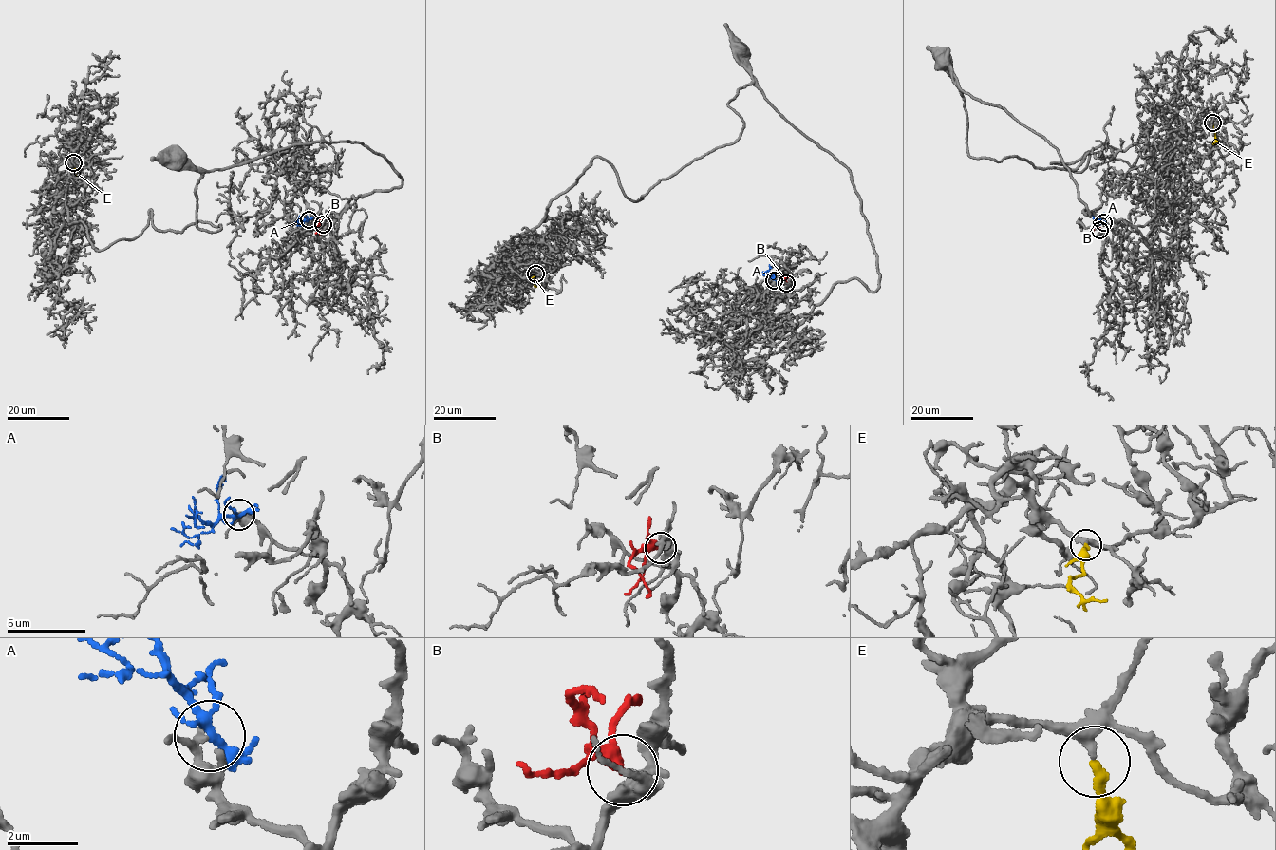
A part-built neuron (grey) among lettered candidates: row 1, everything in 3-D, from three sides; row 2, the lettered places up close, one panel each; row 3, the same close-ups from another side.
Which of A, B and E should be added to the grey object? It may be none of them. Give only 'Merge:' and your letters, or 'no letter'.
Merge: B, E

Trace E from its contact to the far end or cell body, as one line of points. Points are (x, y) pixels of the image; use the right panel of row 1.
E: (1212, 122), (1213, 144)

